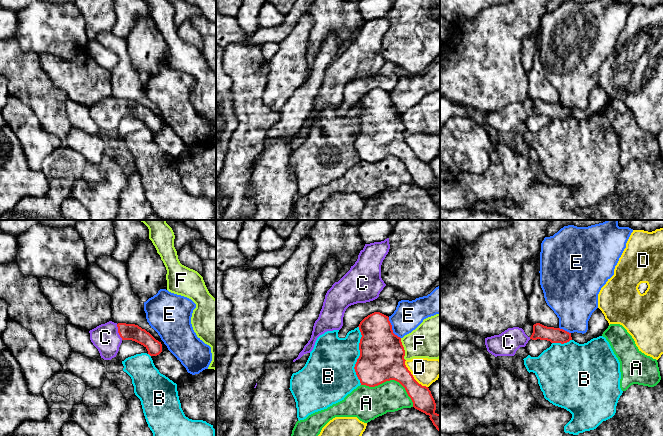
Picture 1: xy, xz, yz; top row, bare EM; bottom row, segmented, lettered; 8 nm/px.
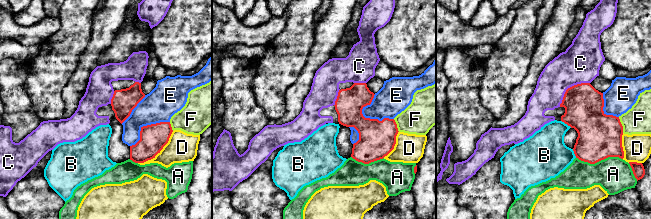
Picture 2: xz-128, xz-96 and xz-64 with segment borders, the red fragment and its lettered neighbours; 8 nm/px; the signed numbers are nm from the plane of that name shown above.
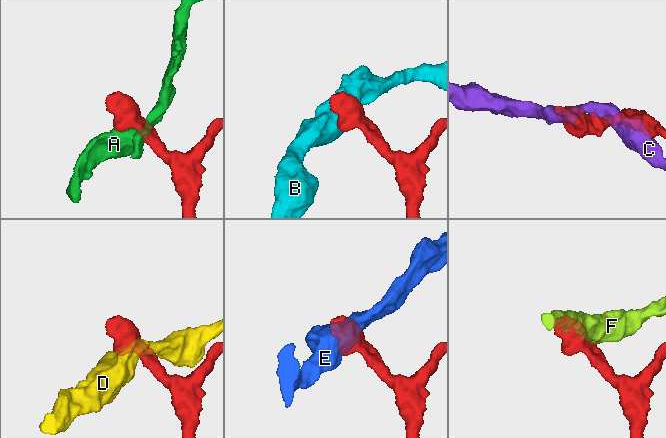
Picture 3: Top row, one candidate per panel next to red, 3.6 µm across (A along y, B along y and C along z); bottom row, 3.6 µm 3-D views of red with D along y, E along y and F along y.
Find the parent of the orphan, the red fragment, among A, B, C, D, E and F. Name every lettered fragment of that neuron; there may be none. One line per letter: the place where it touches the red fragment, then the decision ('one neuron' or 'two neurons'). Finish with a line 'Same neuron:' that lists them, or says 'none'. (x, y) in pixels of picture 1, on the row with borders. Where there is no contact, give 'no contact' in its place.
A: xz (392, 379) | two neurons
B: xz (360, 355) | two neurons
C: xy (118, 332) | one neuron
D: xz (412, 376) | two neurons
E: xz (391, 328) | two neurons
F: xz (403, 349) | two neurons
Same neuron: C

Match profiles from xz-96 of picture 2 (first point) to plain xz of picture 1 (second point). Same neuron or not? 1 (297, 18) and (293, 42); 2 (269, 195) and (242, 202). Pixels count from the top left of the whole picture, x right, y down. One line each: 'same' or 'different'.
1: same
2: different

